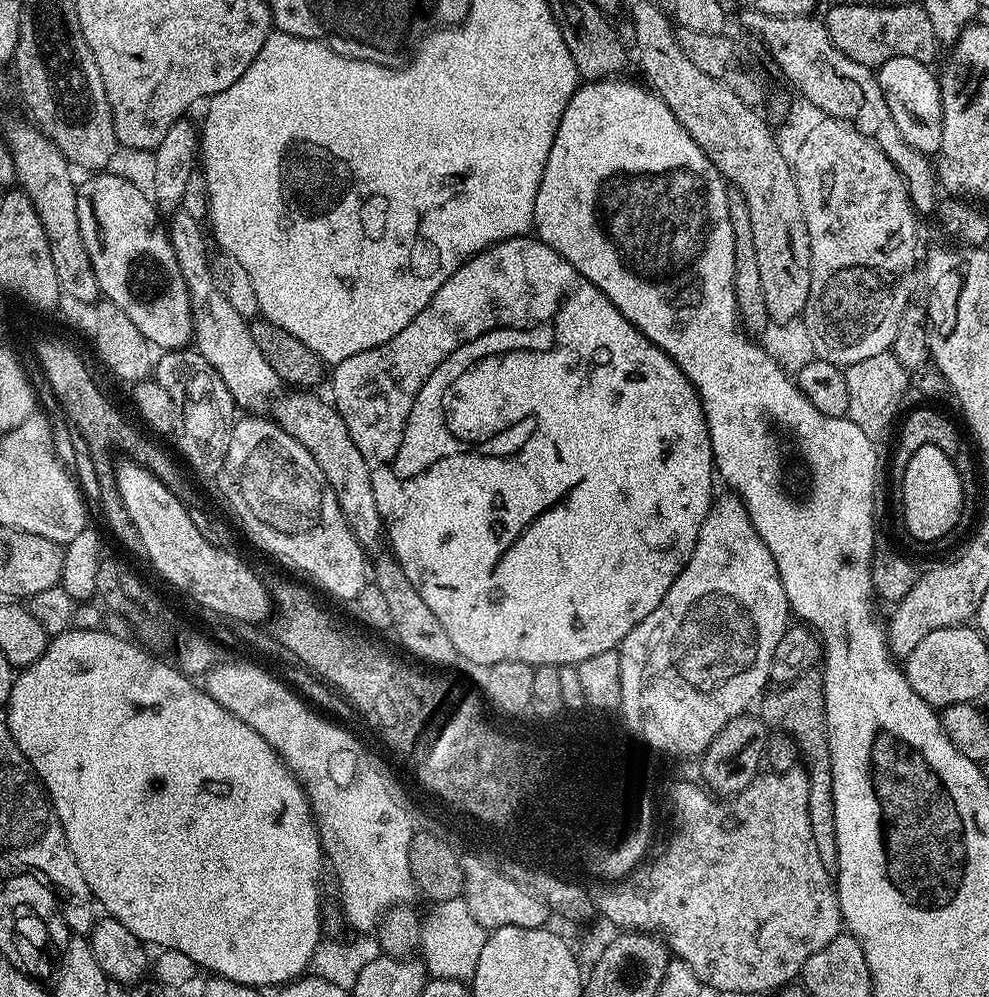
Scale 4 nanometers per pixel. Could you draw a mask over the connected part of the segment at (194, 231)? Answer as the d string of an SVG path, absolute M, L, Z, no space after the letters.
M187 210L175 212L171 213L171 215L173 214L172 225L168 228L168 236L172 239L172 252L176 255L174 266L182 274L182 278L186 282L186 290L190 294L195 351L200 352L202 358L206 358L206 362L210 362L210 366L214 366L214 370L218 370L222 382L226 382L233 400L241 409L259 409L256 407L260 404L260 396L266 395L275 384L278 384L277 374L270 366L270 362L266 362L266 358L262 358L262 350L258 350L258 346L254 342L249 321L244 320L242 314L238 314L238 310L234 310L234 306L230 306L230 302L226 302L222 290L218 290L216 278L212 275L210 255L208 256L207 250L204 249L204 234L197 224L199 223L197 217L191 216Z

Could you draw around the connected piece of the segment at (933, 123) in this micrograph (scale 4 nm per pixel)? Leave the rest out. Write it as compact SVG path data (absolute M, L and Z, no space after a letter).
M909 56L890 58L878 69L880 89L886 98L886 106L902 134L905 144L916 152L939 153L942 142L942 102L940 101L940 81L927 64Z

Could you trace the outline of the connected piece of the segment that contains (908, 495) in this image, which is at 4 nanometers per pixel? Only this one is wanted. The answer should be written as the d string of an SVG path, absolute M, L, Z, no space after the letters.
M935 444L918 446L912 456L902 464L904 477L900 480L900 504L904 507L904 528L916 540L928 544L931 540L940 540L956 528L960 515L964 512L964 484L960 481L961 469Z

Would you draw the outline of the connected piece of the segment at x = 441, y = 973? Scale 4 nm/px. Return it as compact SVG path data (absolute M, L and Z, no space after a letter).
M462 899L441 901L436 912L424 916L420 926L419 955L431 977L469 981L474 975L478 958L487 940L487 929L469 914L469 907Z

